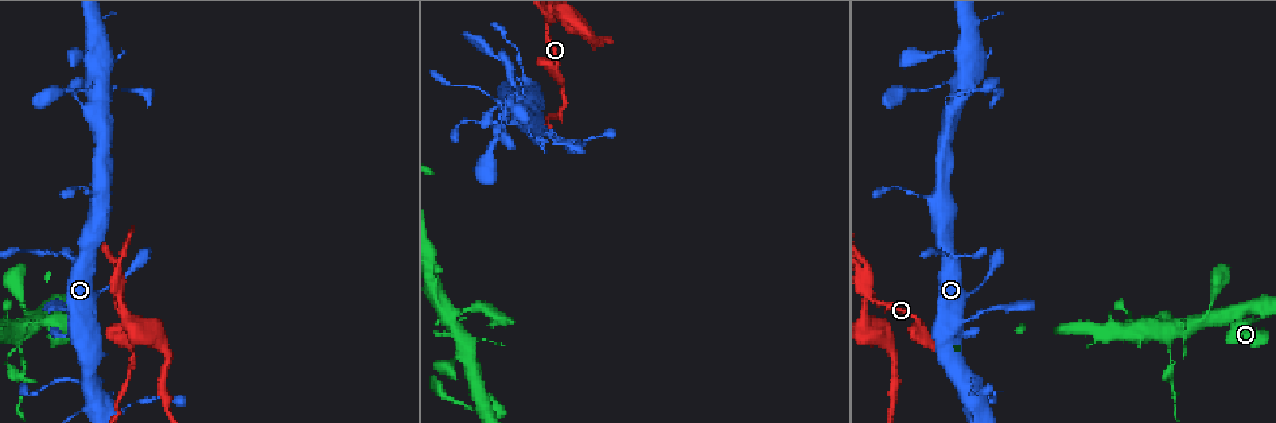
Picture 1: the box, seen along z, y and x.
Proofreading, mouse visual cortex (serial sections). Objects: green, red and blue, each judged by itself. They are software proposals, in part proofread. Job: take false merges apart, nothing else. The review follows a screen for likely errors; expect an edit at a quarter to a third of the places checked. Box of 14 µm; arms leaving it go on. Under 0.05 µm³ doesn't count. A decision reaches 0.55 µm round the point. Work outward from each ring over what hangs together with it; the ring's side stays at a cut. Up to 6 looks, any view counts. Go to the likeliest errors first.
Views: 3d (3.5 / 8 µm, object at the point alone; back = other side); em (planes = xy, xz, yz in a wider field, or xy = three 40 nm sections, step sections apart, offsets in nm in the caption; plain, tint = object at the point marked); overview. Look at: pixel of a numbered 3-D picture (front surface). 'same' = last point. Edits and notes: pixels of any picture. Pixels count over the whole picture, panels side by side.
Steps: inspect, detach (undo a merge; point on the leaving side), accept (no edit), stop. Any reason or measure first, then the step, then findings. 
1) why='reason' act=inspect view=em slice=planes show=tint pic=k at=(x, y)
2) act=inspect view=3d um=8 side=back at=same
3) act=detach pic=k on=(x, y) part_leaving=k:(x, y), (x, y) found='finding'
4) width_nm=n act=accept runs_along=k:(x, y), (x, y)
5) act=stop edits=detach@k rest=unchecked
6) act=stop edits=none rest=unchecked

why='a fork' act=inspect view=3d um=3.5 pic=1 at=(546, 20)

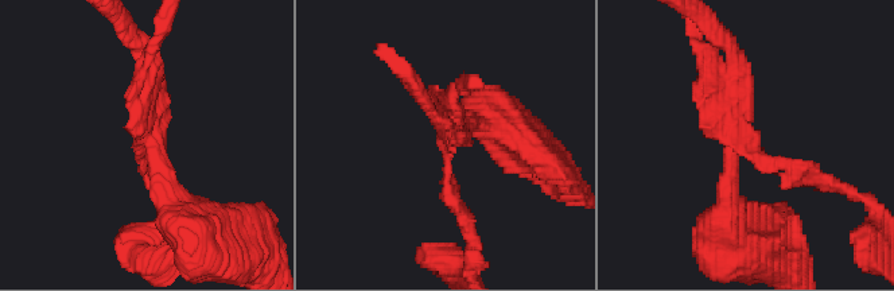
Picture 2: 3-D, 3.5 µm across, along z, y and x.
act=inspect view=em slice=planes show=tint pic=2 at=(442, 139)

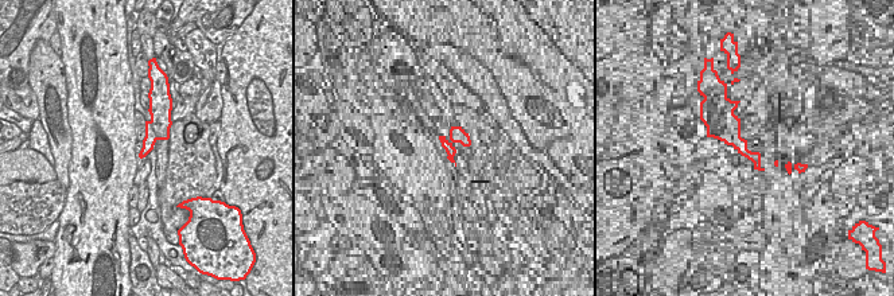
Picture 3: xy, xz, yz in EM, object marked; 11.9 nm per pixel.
act=accept runs_along=2:(815, 175), (738, 143), (725, 217) found='one cell here'

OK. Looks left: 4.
why='narrows sharply' act=inspect view=3d um=3.5 pic=1 at=(23, 356)

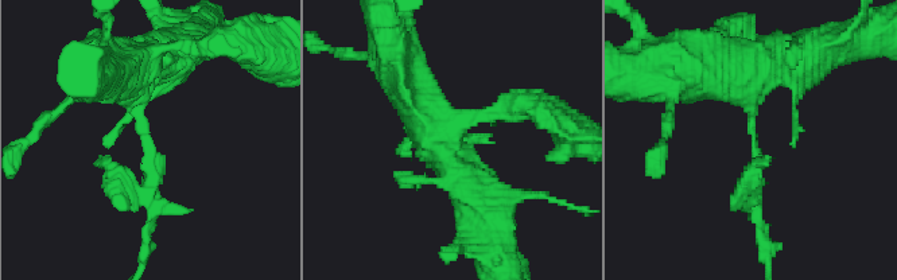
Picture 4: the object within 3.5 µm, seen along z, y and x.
act=inspect view=em slice=xy step=5 show=tint pic=4 at=(144, 143)

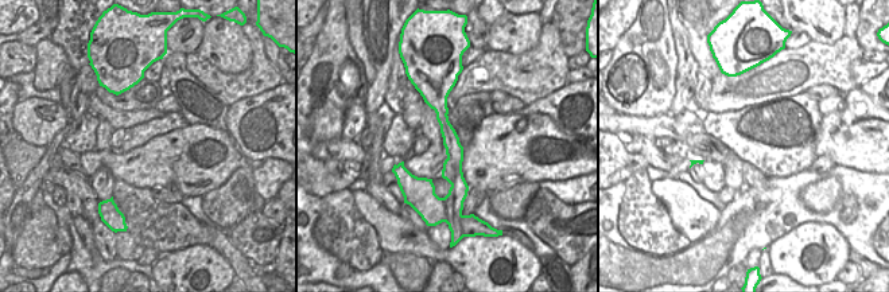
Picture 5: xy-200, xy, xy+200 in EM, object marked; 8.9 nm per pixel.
act=detach pic=4 on=(150, 171) part_leaving=4:(135, 125), (151, 183), (131, 191), (107, 158) found='a second cell is stuck on'

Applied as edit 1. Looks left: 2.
why='branch point' act=inspect view=3d um=3.5 pic=1 at=(78, 258)

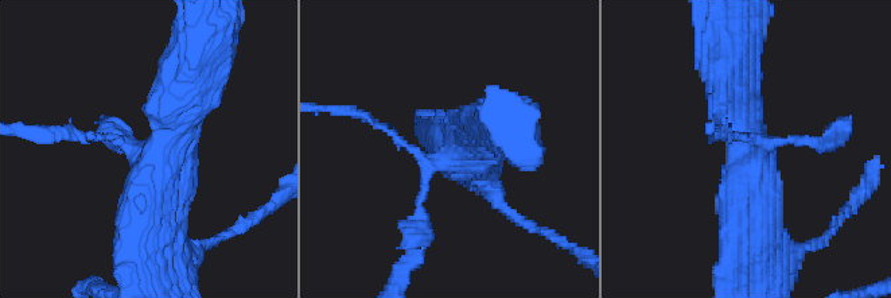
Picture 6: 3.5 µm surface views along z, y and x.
why='now the EM' act=inspect view=em slice=planes show=tint pic=6 at=(442, 161)

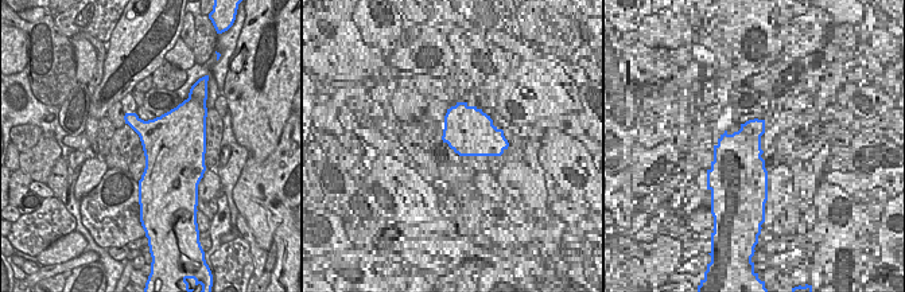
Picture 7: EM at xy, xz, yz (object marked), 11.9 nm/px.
act=accept runs_along=6:(151, 239), (155, 173), (197, 85) found='all the same cell'

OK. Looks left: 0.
act=stop edits=detach@4 rest=unchecked

